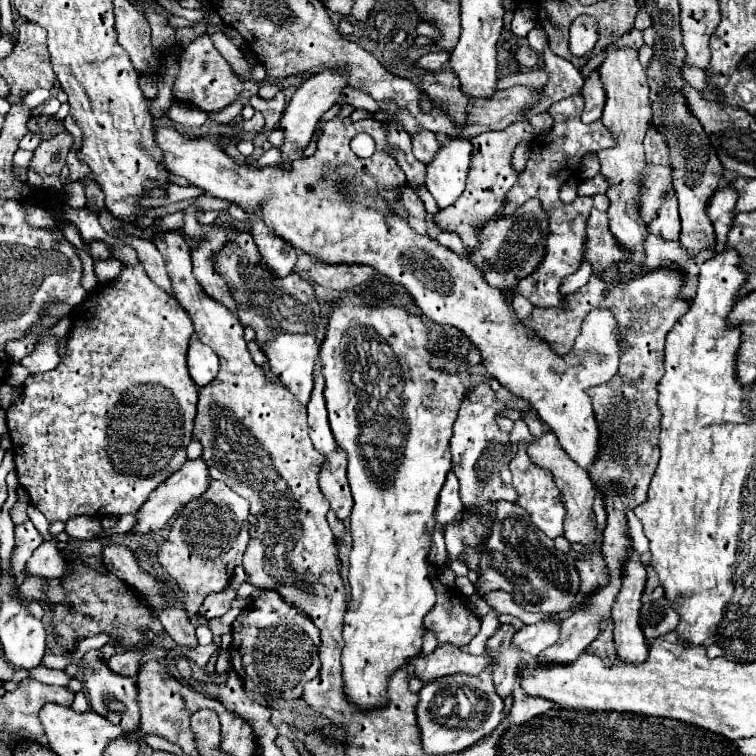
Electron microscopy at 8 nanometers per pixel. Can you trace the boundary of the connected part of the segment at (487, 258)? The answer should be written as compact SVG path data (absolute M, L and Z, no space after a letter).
M527 201L517 209L517 213L513 213L513 217L495 217L485 225L485 233L481 233L481 237L485 237L485 245L481 245L481 249L469 249L469 261L481 269L489 285L501 289L509 297L515 291L517 281L527 277L527 273L533 273L541 263L541 257L545 255L545 237L549 235L547 223L549 217L545 217L541 201Z

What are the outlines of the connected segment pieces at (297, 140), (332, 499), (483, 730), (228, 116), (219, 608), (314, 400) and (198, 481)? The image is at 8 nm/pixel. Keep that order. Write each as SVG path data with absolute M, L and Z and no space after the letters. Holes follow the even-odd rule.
M323 69L323 71L317 73L315 77L309 77L309 79L295 91L291 103L287 105L287 109L285 109L285 113L283 113L281 121L279 121L279 129L285 133L285 141L283 141L281 149L279 149L281 155L283 155L279 167L291 169L291 163L303 157L303 151L305 151L305 147L309 145L309 141L311 141L311 137L313 137L313 133L315 133L317 121L321 119L321 115L323 115L325 111L329 111L329 109L335 105L337 95L341 93L343 85L345 85L345 73L331 73L331 71Z
M337 447L333 457L325 457L319 473L319 489L329 499L331 509L339 519L349 517L353 509L353 497L347 483L347 457L341 447Z
M483 669L483 673L479 673L477 677L471 677L467 673L455 673L449 677L439 677L437 681L429 681L423 685L423 689L419 691L419 705L417 705L417 723L421 729L421 739L423 739L423 749L431 755L449 755L449 753L457 753L463 751L471 745L475 745L479 739L487 737L501 721L503 721L503 699L497 697L495 689L493 689L493 681L491 681L491 669ZM465 691L479 691L479 697L475 699L475 705L467 699L465 701Z
M235 101L233 105L229 105L229 107L225 107L223 111L219 111L219 113L209 113L209 119L215 119L215 121L219 121L219 123L231 123L237 115L239 115L239 111L243 109L243 105L239 103L239 101Z
M229 585L229 587L227 587L225 591L221 591L221 593L209 595L209 597L203 601L203 605L201 605L201 609L199 609L199 615L201 615L203 619L207 619L207 621L225 615L227 609L229 609L229 603L233 601L233 597L235 597L235 587L233 587L233 585Z
M315 365L313 393L311 393L311 399L309 399L309 405L307 405L309 437L311 437L313 445L315 445L315 449L319 449L323 455L329 455L329 453L335 451L337 443L333 441L333 433L329 429L323 389L325 389L325 379L323 379L323 373L321 373L321 365Z
M199 457L195 461L187 461L177 473L173 473L173 477L169 477L169 481L165 481L165 485L159 485L149 499L145 501L145 505L137 511L137 523L133 525L133 529L129 533L139 533L139 535L147 535L153 531L159 531L165 527L165 523L173 517L173 513L183 507L185 503L189 503L193 497L201 497L205 491L205 485L209 483L209 471L205 461Z

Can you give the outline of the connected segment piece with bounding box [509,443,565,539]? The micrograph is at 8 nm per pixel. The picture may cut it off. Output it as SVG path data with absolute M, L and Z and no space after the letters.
M519 443L519 457L515 457L509 463L509 469L513 473L513 487L519 493L519 505L523 509L527 509L527 513L531 515L531 521L551 539L563 535L563 519L565 519L565 507L559 501L559 491L553 483L553 477L549 471L539 469L535 463L529 461L529 455L525 451L527 443Z

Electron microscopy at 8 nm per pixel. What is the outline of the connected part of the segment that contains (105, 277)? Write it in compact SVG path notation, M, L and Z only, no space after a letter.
M93 259L93 269L95 269L95 277L99 283L107 283L113 281L119 273L121 273L121 261L117 259Z

